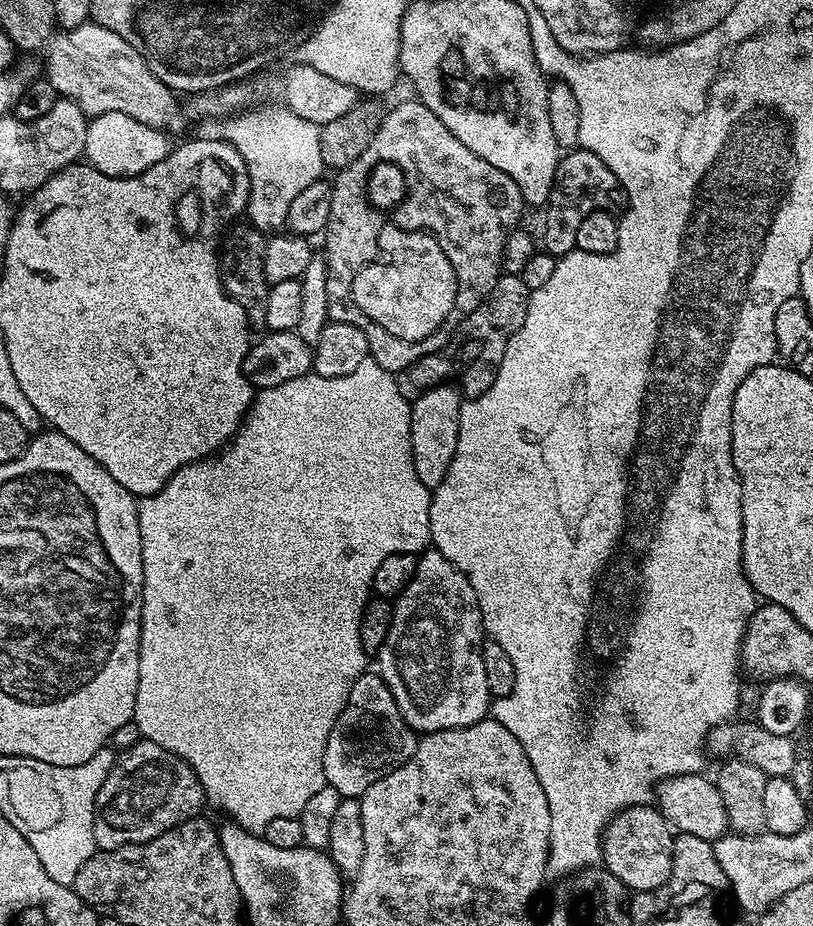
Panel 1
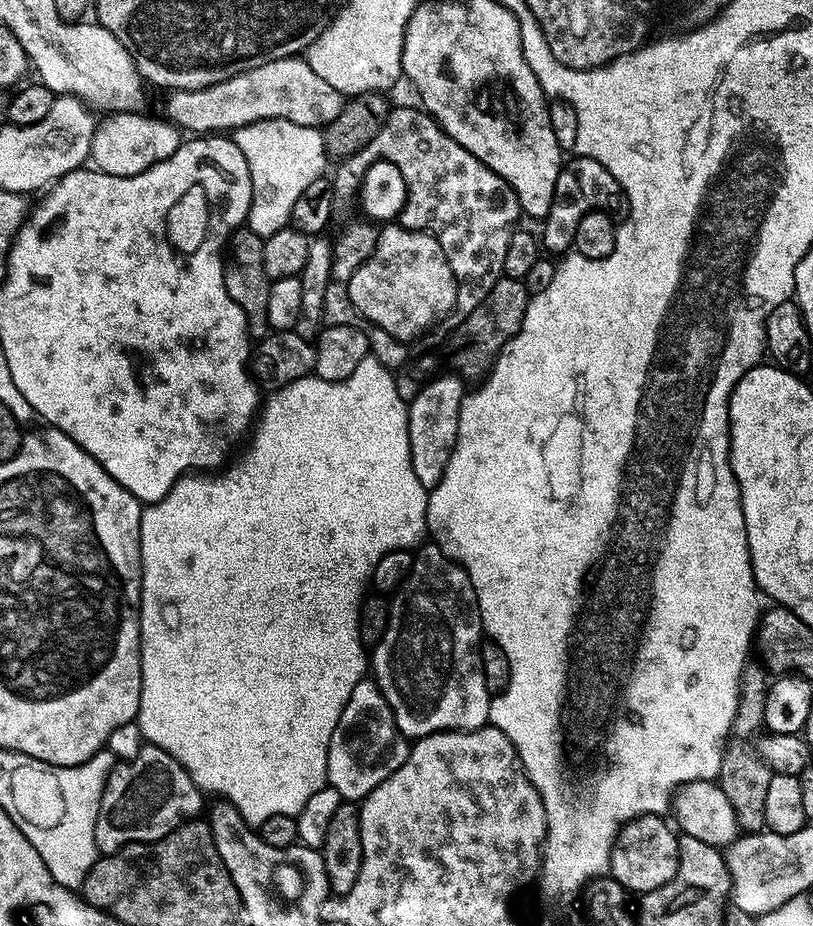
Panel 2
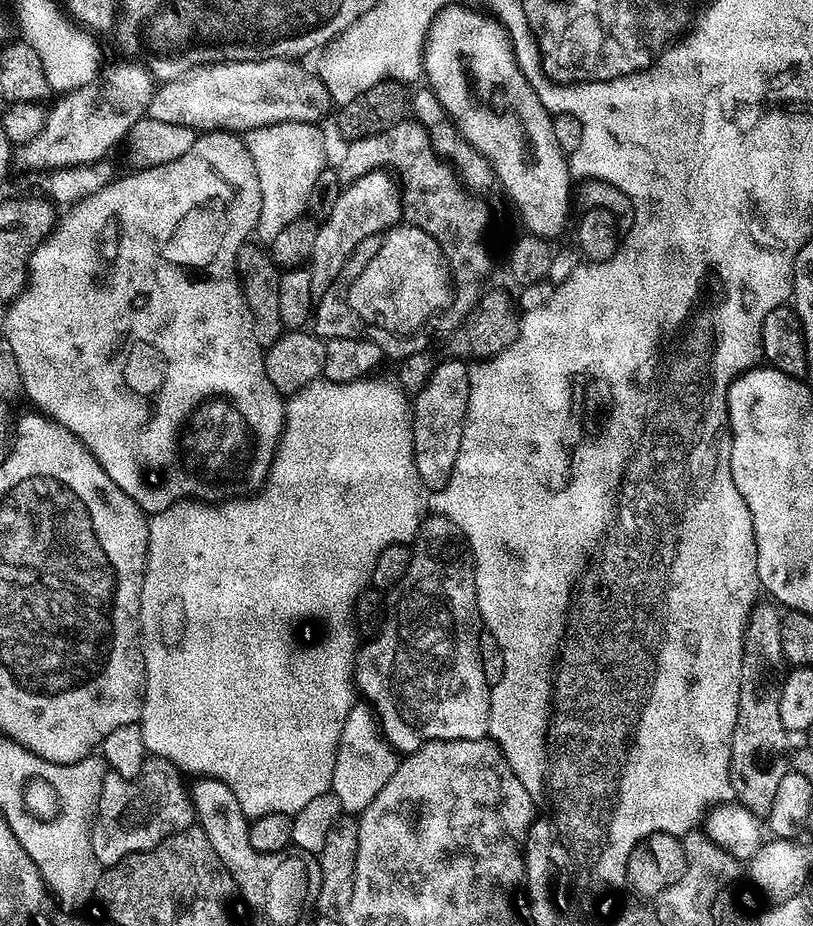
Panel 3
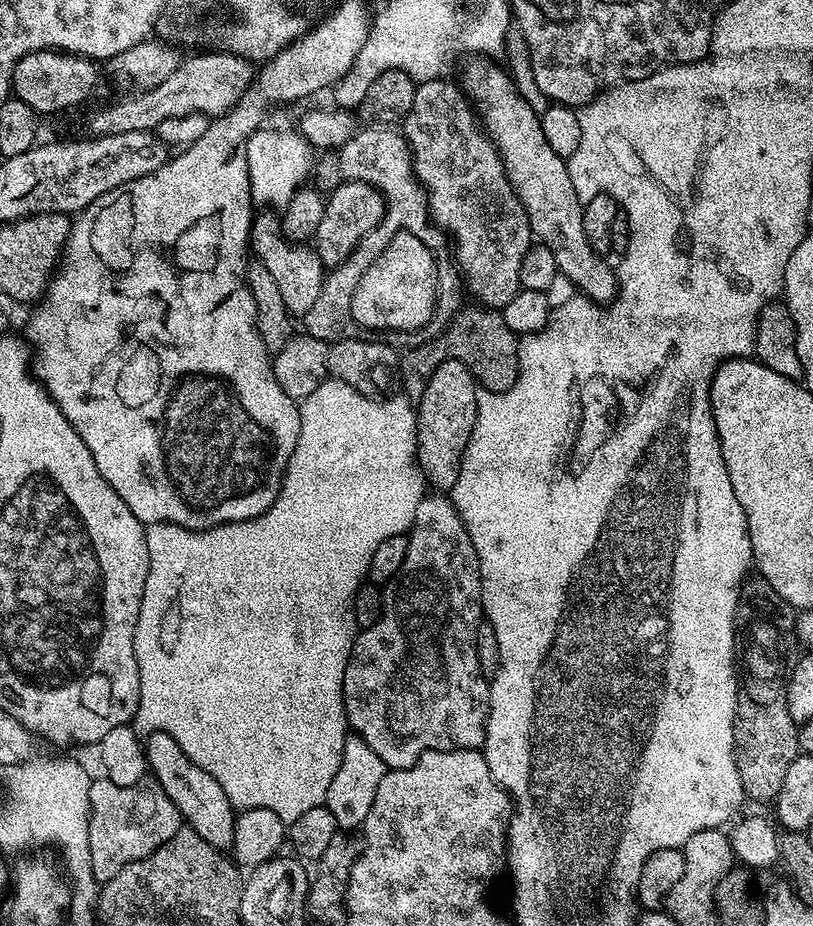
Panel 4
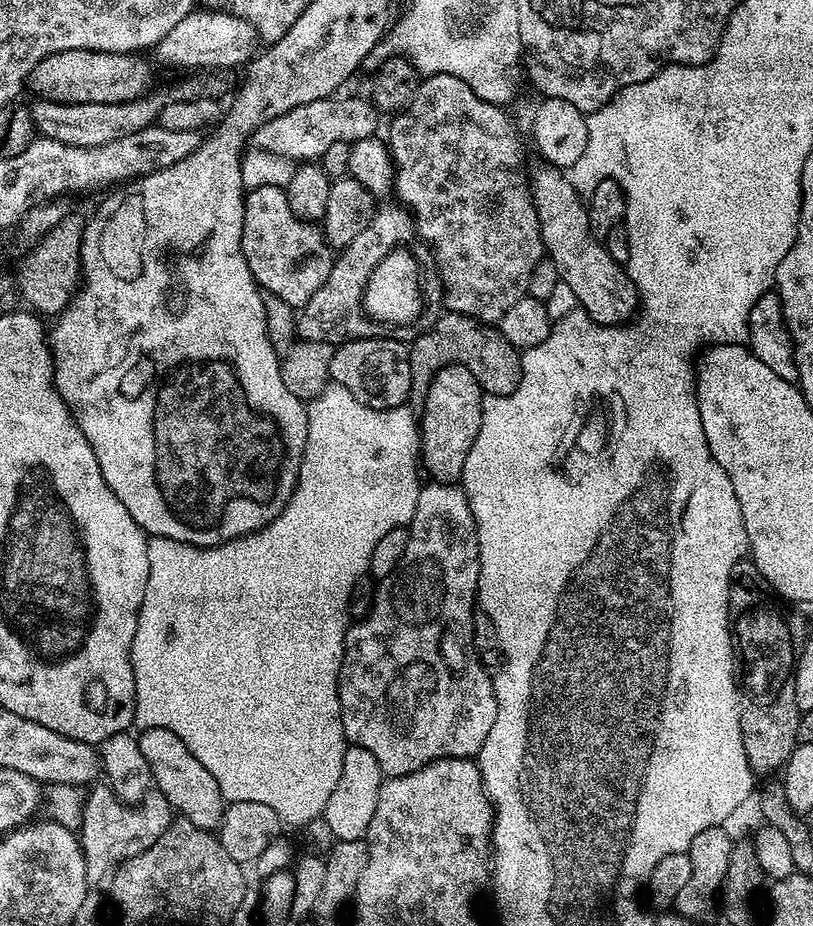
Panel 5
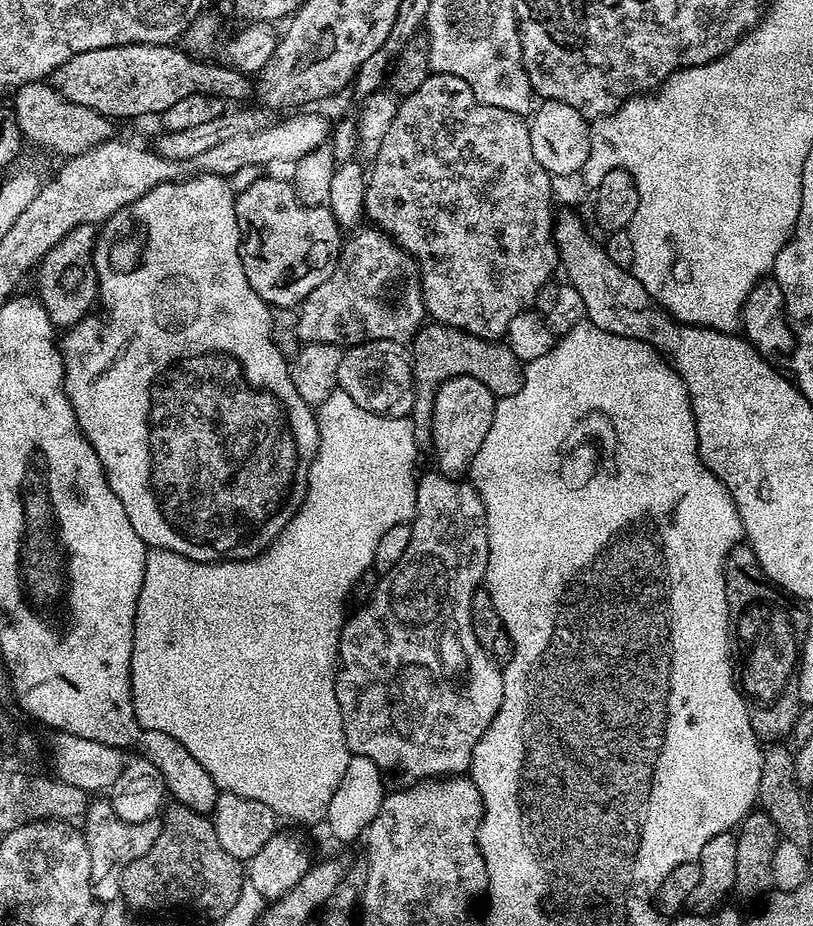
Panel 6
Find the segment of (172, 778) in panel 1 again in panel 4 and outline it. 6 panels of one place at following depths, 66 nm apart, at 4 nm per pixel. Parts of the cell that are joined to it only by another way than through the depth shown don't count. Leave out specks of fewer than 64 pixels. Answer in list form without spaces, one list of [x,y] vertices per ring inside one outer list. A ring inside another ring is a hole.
[[[105,778],[93,779],[90,786],[90,866],[94,866],[94,878],[105,882],[114,877],[122,866],[136,859],[146,858],[152,851],[158,850],[182,826],[182,817],[178,806],[170,800],[156,782],[141,782],[130,786],[118,786]]]

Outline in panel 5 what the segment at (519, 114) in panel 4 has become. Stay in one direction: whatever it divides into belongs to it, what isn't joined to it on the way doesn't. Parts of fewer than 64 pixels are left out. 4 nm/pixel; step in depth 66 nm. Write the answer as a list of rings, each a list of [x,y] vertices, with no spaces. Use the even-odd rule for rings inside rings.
[[[543,166],[530,176],[532,201],[538,210],[540,233],[547,259],[558,270],[561,281],[574,290],[579,307],[596,324],[629,323],[640,308],[640,296],[625,265],[610,256],[590,230],[585,201],[561,169]]]

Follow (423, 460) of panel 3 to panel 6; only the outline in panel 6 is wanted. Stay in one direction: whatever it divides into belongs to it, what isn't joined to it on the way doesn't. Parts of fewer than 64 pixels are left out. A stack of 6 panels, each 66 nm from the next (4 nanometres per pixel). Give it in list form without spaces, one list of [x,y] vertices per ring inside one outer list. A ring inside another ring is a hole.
[[[455,376],[445,380],[436,390],[433,408],[432,440],[430,451],[436,455],[435,467],[443,476],[460,478],[471,469],[474,454],[478,454],[486,434],[490,434],[490,422],[494,422],[497,397],[478,382],[478,378]]]

